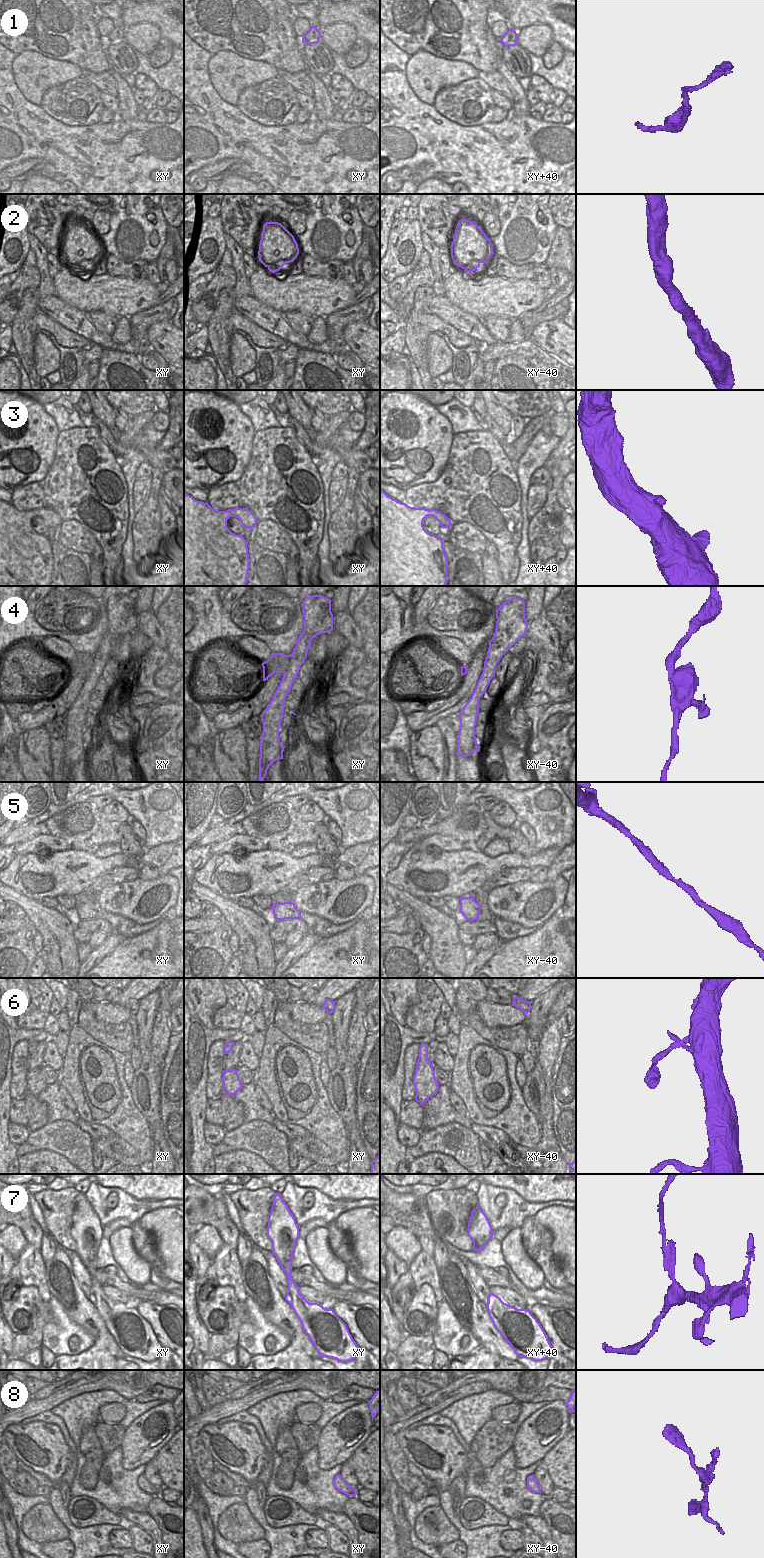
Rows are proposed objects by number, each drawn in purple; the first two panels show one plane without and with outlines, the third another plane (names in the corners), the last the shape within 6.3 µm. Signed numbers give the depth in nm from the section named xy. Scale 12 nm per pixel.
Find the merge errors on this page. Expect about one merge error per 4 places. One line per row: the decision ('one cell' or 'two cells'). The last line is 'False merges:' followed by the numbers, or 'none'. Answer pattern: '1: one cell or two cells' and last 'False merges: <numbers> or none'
1: one cell
2: one cell
3: one cell
4: two cells
5: one cell
6: one cell
7: two cells
8: one cell
False merges: 4, 7

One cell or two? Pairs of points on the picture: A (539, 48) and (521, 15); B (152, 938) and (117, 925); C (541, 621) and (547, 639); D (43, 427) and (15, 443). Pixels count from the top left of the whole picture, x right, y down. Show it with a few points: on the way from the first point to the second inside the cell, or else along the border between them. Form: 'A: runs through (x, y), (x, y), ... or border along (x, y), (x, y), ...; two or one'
A: border along (551, 28), (547, 25), (528, 25), (517, 30); two
B: border along (160, 922), (148, 930), (125, 938); two
C: runs through (541, 625), (541, 630), (546, 635); one
D: runs through (36, 432), (28, 433), (22, 438); one

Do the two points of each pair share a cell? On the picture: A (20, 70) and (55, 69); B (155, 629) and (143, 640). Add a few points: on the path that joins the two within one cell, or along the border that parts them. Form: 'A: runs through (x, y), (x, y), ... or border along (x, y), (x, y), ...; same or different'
A: runs through (29, 70), (46, 70); same
B: border along (137, 629), (153, 644); different

